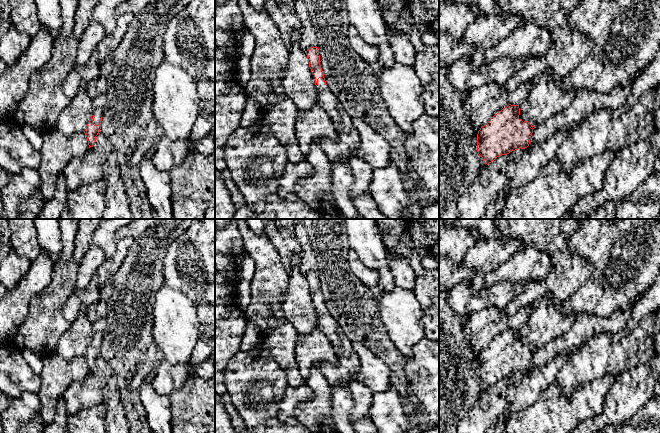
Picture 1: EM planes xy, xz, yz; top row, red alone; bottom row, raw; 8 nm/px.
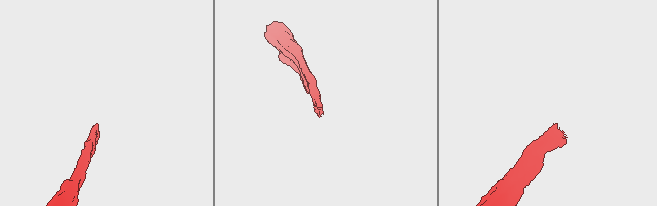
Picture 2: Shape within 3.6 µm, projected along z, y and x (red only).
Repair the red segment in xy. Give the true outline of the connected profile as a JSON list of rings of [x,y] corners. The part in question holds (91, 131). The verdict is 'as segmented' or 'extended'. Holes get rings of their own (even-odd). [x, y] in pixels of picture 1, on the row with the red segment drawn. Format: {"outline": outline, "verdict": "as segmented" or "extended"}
{"outline": [[[100,92],[100,94],[92,100],[93,115],[84,131],[89,148],[95,145],[96,136],[100,132],[103,108],[106,104],[106,100],[107,97],[105,92]]], "verdict": "extended"}

